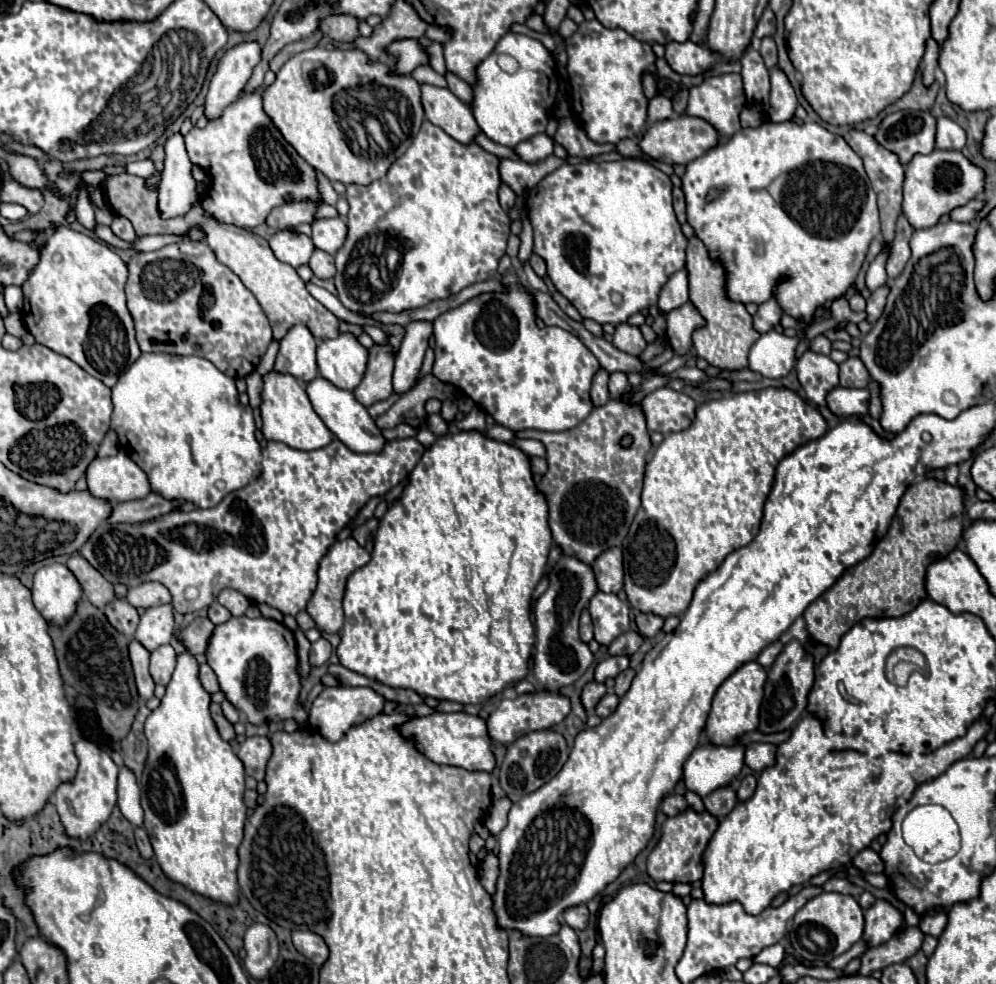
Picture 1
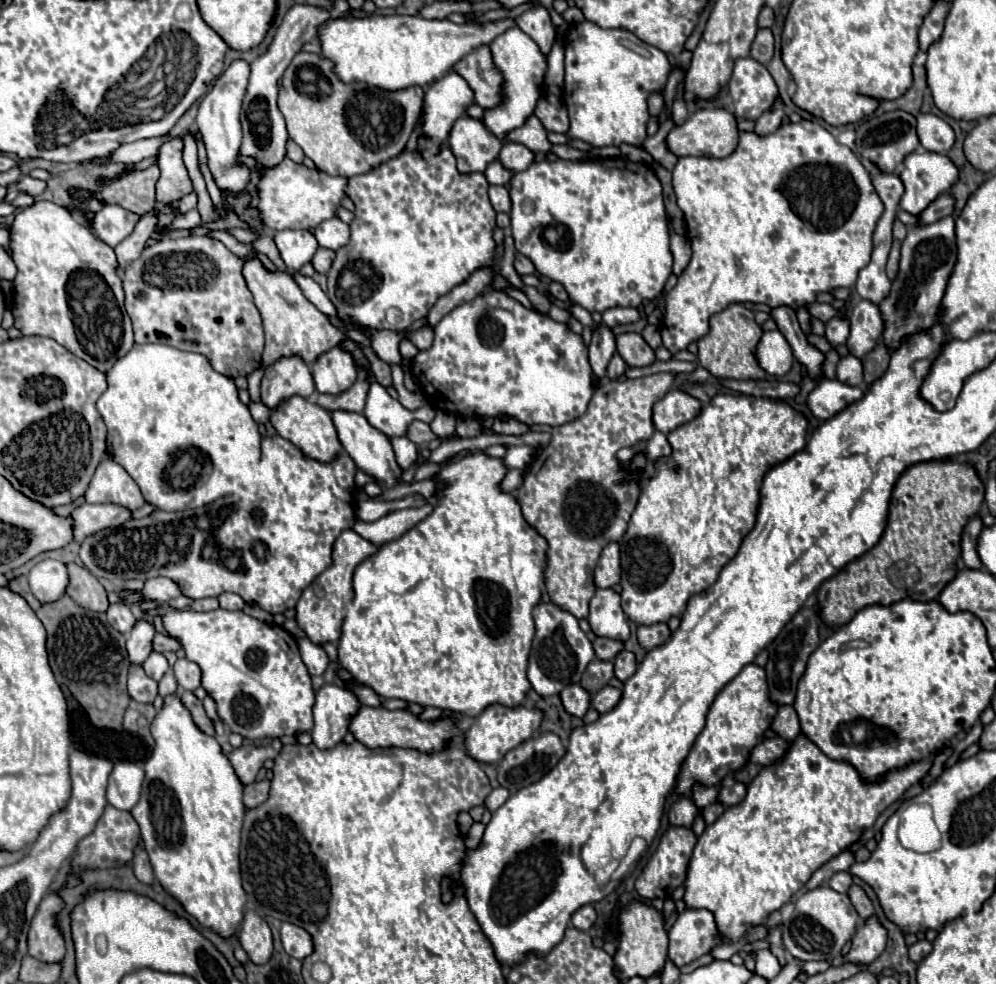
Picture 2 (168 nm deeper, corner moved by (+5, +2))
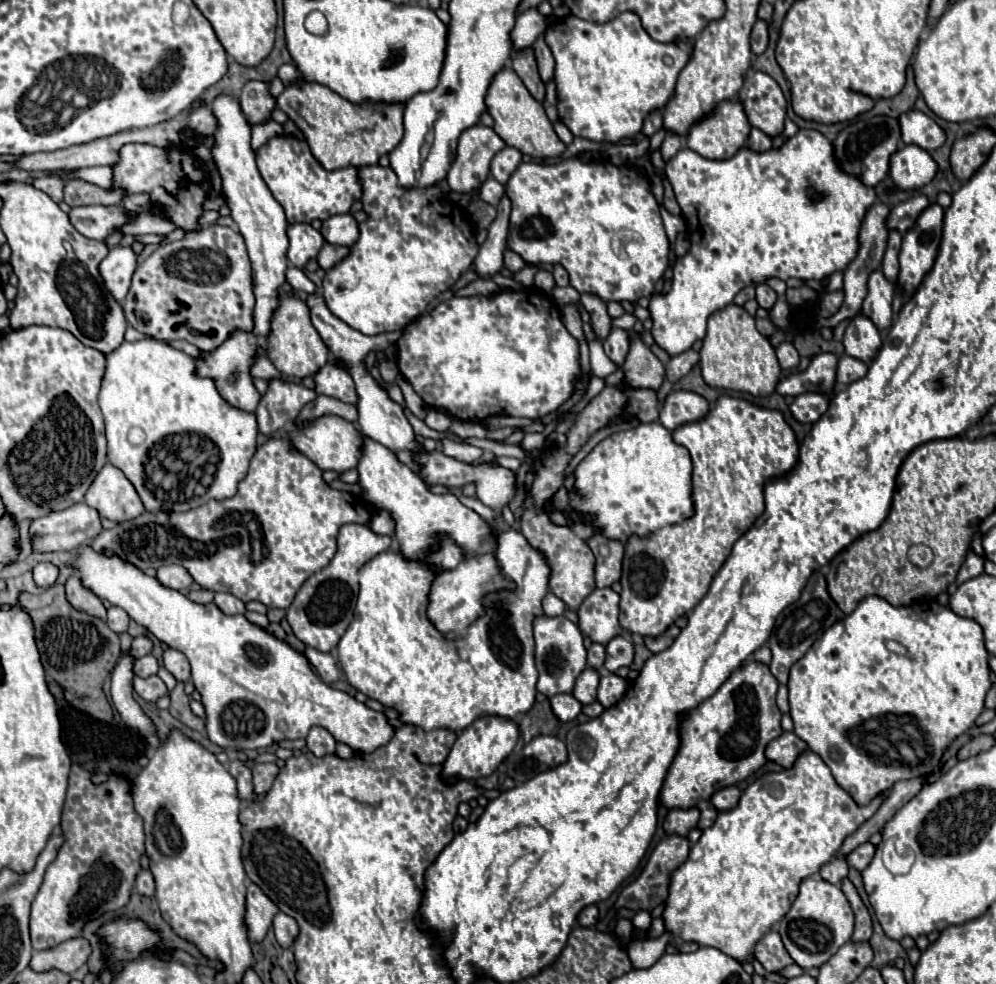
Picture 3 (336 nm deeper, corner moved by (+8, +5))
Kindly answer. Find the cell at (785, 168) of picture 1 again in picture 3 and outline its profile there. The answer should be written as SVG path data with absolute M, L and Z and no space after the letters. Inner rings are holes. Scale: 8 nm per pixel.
M800 129L780 149L756 153L740 149L732 159L710 161L696 151L682 147L668 163L666 175L678 197L682 215L690 231L690 251L676 259L674 279L668 293L654 293L650 299L652 337L670 357L688 351L706 335L708 317L732 303L734 295L750 285L764 283L768 277L822 279L848 267L858 251L858 231L866 209L876 201L876 191L840 171L832 143L818 131Z

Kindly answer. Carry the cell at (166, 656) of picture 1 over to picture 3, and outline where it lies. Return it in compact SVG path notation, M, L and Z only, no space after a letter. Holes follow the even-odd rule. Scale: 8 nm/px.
M144 655L144 657L140 657L140 659L134 661L132 671L134 671L134 675L138 675L138 677L156 675L156 671L158 671L158 661L156 661L152 655Z

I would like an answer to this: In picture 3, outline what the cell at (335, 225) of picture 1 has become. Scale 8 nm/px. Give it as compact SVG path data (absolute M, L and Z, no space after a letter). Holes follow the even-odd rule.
M350 213L326 219L322 229L320 229L320 233L324 235L324 239L328 243L346 245L346 247L352 247L358 241L358 235L360 235L358 221Z

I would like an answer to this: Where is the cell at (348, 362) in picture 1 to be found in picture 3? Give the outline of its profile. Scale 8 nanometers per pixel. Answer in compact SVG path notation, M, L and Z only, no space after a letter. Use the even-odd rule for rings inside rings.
M328 361L326 367L322 367L316 375L314 375L314 381L316 381L316 393L322 393L322 395L328 395L328 397L336 397L344 403L350 403L350 405L356 405L358 403L358 393L354 389L354 381L352 377L344 371L344 369L338 369L336 365L332 365L334 361Z

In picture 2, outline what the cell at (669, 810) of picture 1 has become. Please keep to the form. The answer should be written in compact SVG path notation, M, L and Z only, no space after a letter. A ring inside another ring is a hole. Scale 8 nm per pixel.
M681 798L681 802L675 802L675 804L671 806L668 814L669 823L672 826L687 826L687 828L691 828L693 818L695 818L697 812L699 812L699 810L697 810L697 806L693 804L693 800Z

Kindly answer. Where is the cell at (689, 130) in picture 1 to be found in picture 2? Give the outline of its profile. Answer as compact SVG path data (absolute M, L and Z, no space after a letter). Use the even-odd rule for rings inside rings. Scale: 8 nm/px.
M703 106L689 114L689 118L683 124L673 126L673 130L667 134L667 148L675 156L709 156L709 158L723 158L733 152L737 146L737 122L735 116L723 108Z

